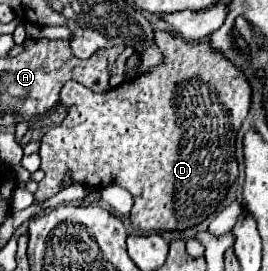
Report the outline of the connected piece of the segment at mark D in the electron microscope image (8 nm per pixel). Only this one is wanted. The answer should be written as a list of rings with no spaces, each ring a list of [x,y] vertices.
[[[156,32],[154,34],[154,42],[158,46],[158,50],[162,52],[162,64],[158,64],[158,68],[150,68],[150,72],[140,74],[134,80],[126,80],[122,82],[118,88],[112,88],[106,94],[96,94],[92,90],[88,90],[86,86],[70,80],[62,86],[60,90],[60,104],[66,108],[66,118],[62,120],[60,126],[50,128],[42,142],[40,142],[40,158],[42,158],[42,170],[44,170],[44,180],[38,184],[38,190],[34,194],[36,202],[48,200],[54,194],[58,194],[60,190],[64,190],[64,178],[70,176],[72,184],[82,184],[86,188],[92,190],[100,190],[100,188],[108,188],[112,184],[118,184],[122,188],[126,188],[132,196],[134,196],[134,208],[130,212],[130,222],[136,230],[186,230],[192,226],[198,226],[200,222],[204,222],[210,214],[216,212],[216,208],[222,204],[222,200],[226,198],[230,186],[234,184],[236,176],[238,176],[238,162],[236,162],[236,132],[240,130],[244,118],[248,116],[250,110],[250,84],[246,82],[244,74],[232,66],[224,56],[216,54],[210,50],[208,42],[186,42],[180,36],[168,34],[168,32]]]

